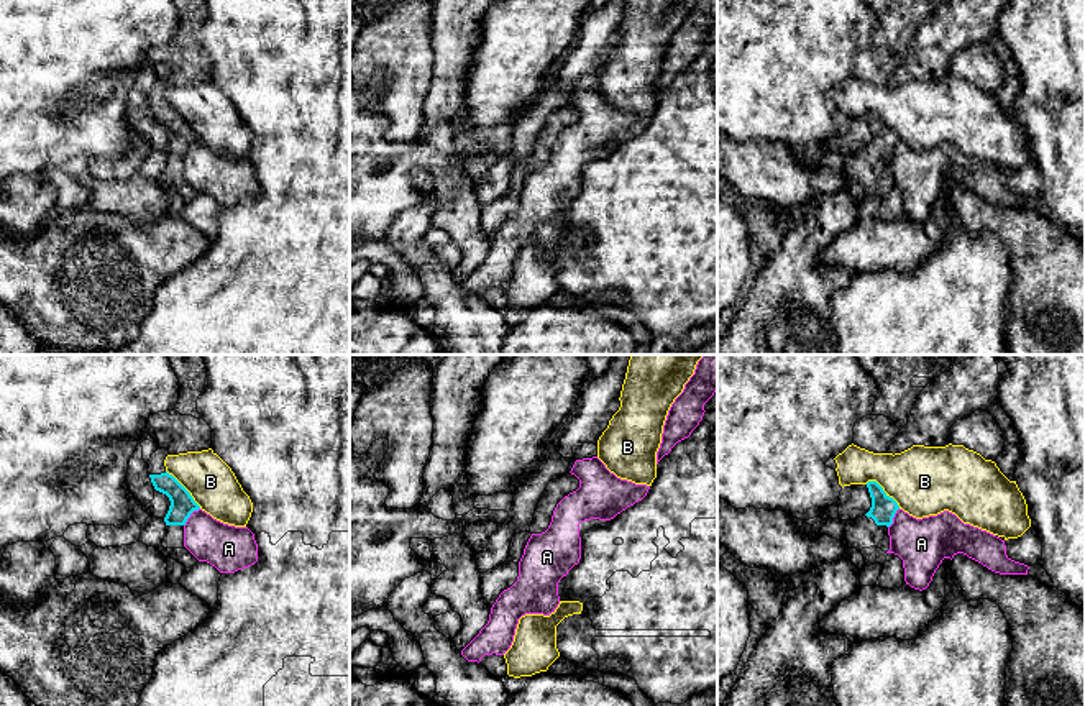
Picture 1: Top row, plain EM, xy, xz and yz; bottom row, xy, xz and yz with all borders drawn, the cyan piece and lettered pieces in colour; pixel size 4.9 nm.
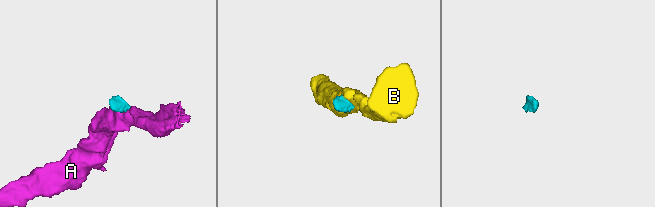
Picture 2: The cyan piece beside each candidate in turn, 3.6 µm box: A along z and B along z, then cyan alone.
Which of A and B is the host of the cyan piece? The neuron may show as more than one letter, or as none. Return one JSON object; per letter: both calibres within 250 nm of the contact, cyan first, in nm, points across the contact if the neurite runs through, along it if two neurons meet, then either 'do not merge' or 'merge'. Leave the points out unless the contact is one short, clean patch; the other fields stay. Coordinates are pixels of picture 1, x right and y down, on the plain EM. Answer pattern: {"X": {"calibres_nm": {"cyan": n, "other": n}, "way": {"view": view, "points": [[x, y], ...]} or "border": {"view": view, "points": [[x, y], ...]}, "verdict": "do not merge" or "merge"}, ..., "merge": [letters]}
{"A": {"calibres_nm": {"cyan": 120, "other": 220}, "border": {"view": "xy", "points": [[199, 140], [184, 158]]}, "verdict": "do not merge"}, "B": {"calibres_nm": {"cyan": 130, "other": 340}, "border": {"view": "yz", "points": [[865, 115], [875, 114], [900, 140]]}, "verdict": "do not merge"}, "merge": []}

